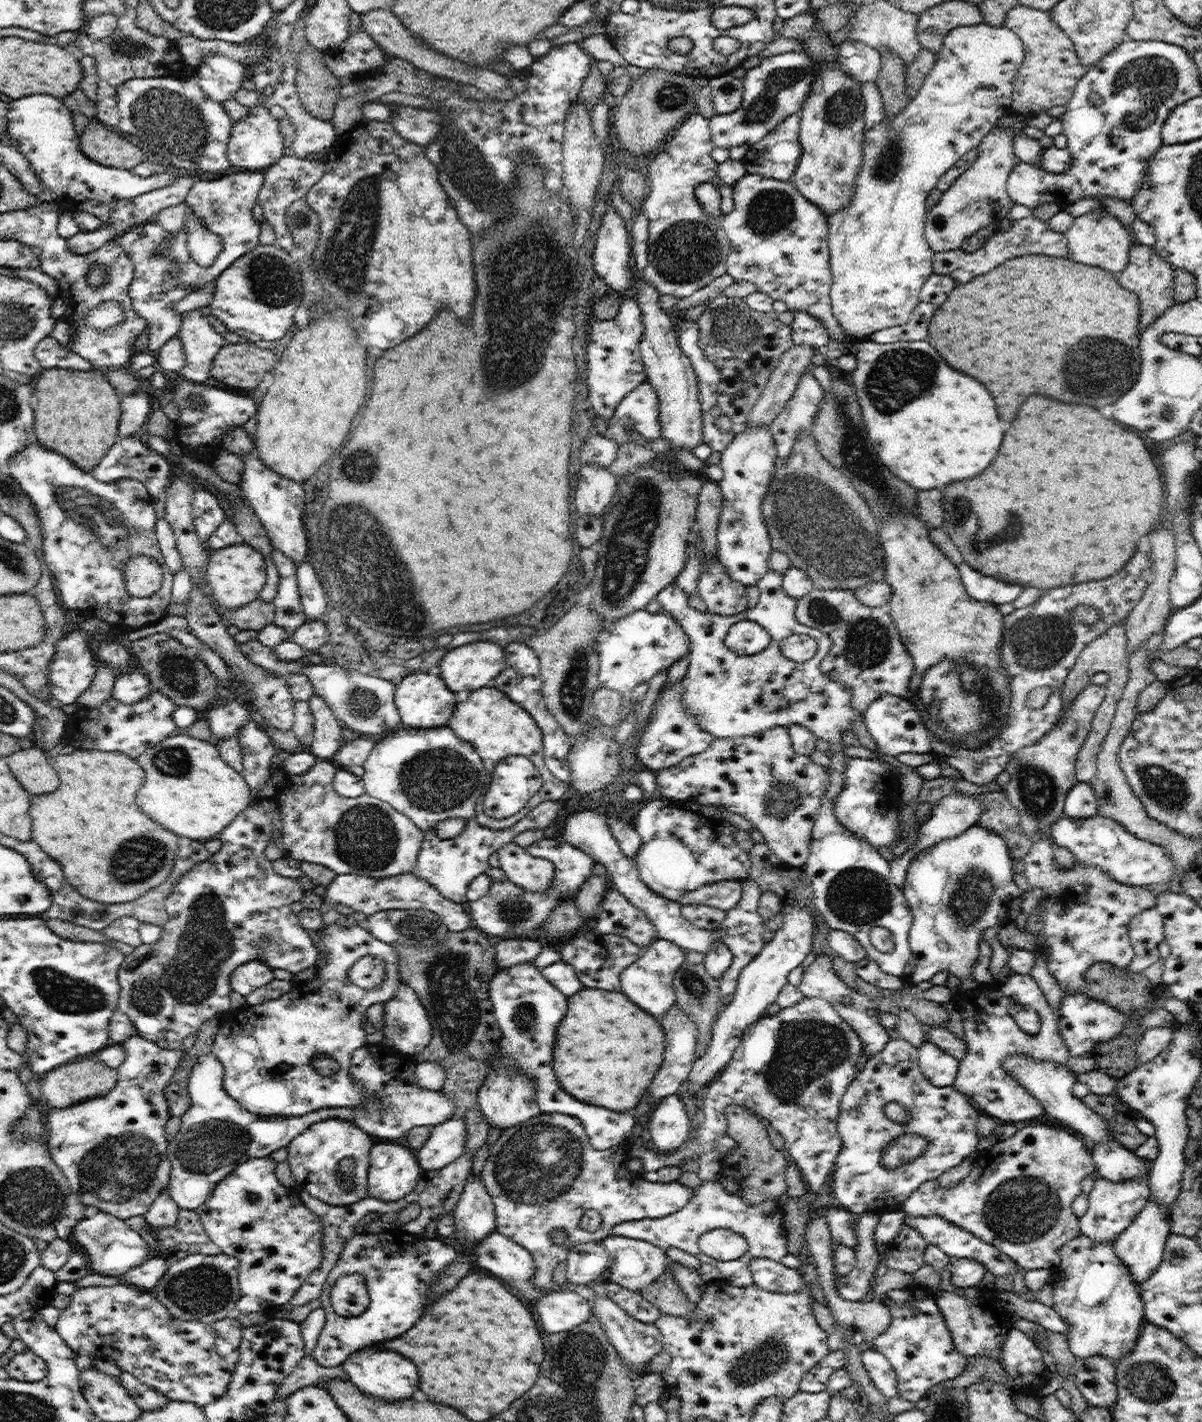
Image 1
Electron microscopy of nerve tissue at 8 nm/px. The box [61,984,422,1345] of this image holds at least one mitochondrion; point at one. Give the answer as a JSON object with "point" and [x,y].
{"point":[121,1168]}

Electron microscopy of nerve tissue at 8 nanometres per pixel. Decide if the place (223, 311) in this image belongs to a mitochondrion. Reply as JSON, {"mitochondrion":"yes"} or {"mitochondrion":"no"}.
{"mitochondrion":"no"}

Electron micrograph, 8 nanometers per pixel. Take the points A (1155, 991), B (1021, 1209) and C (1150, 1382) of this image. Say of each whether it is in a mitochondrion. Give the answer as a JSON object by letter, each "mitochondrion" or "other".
{"A":"other","B":"mitochondrion","C":"mitochondrion"}

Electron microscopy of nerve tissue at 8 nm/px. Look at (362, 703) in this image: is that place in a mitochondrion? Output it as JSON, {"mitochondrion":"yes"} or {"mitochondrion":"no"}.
{"mitochondrion":"yes"}

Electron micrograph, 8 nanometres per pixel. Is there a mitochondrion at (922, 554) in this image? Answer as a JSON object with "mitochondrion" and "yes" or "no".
{"mitochondrion":"no"}

